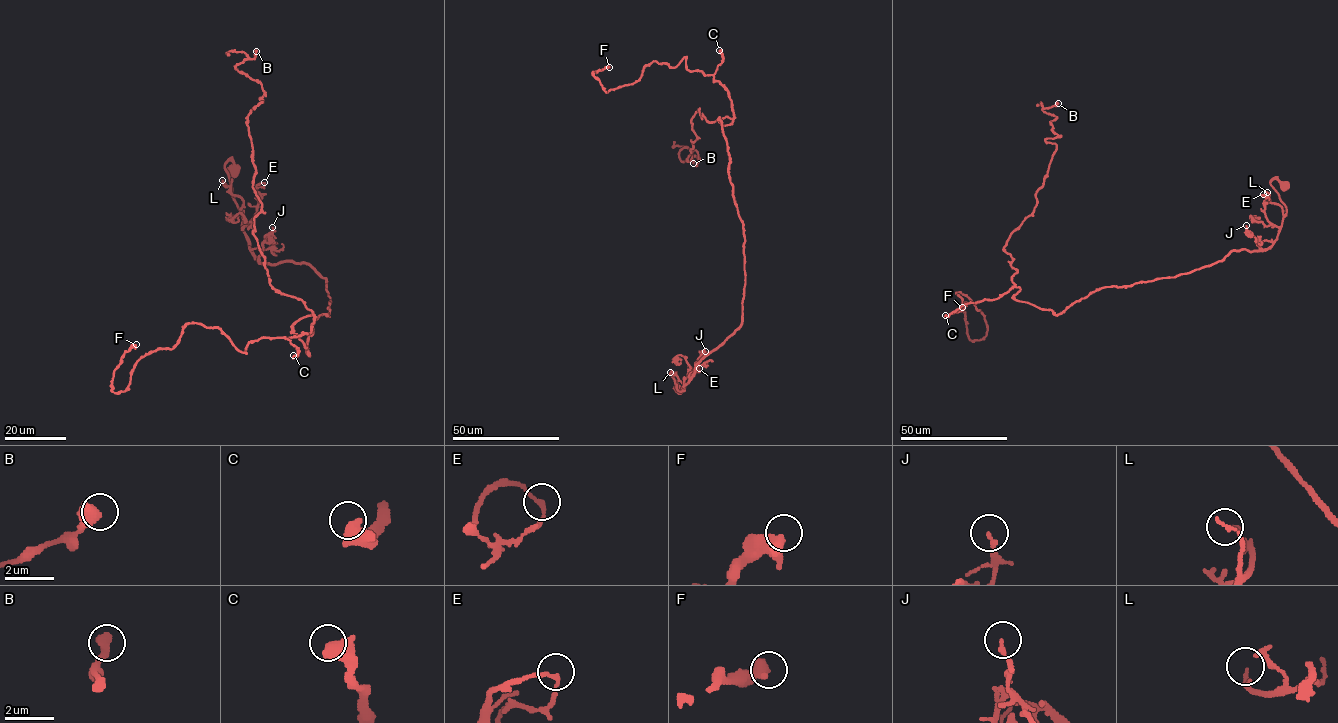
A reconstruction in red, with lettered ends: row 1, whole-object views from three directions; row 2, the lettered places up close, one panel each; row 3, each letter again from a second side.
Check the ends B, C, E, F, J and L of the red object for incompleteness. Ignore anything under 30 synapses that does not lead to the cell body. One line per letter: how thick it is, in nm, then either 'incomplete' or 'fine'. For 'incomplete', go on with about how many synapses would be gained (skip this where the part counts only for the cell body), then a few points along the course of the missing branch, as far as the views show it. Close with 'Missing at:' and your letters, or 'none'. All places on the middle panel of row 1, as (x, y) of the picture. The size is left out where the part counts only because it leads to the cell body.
B: calibre 500 nm; fine
C: calibre 420 nm; fine
E: calibre 140 nm; fine
F: calibre 360 nm; fine
J: calibre 150 nm; fine
L: calibre 110 nm; fine
Missing at: none

